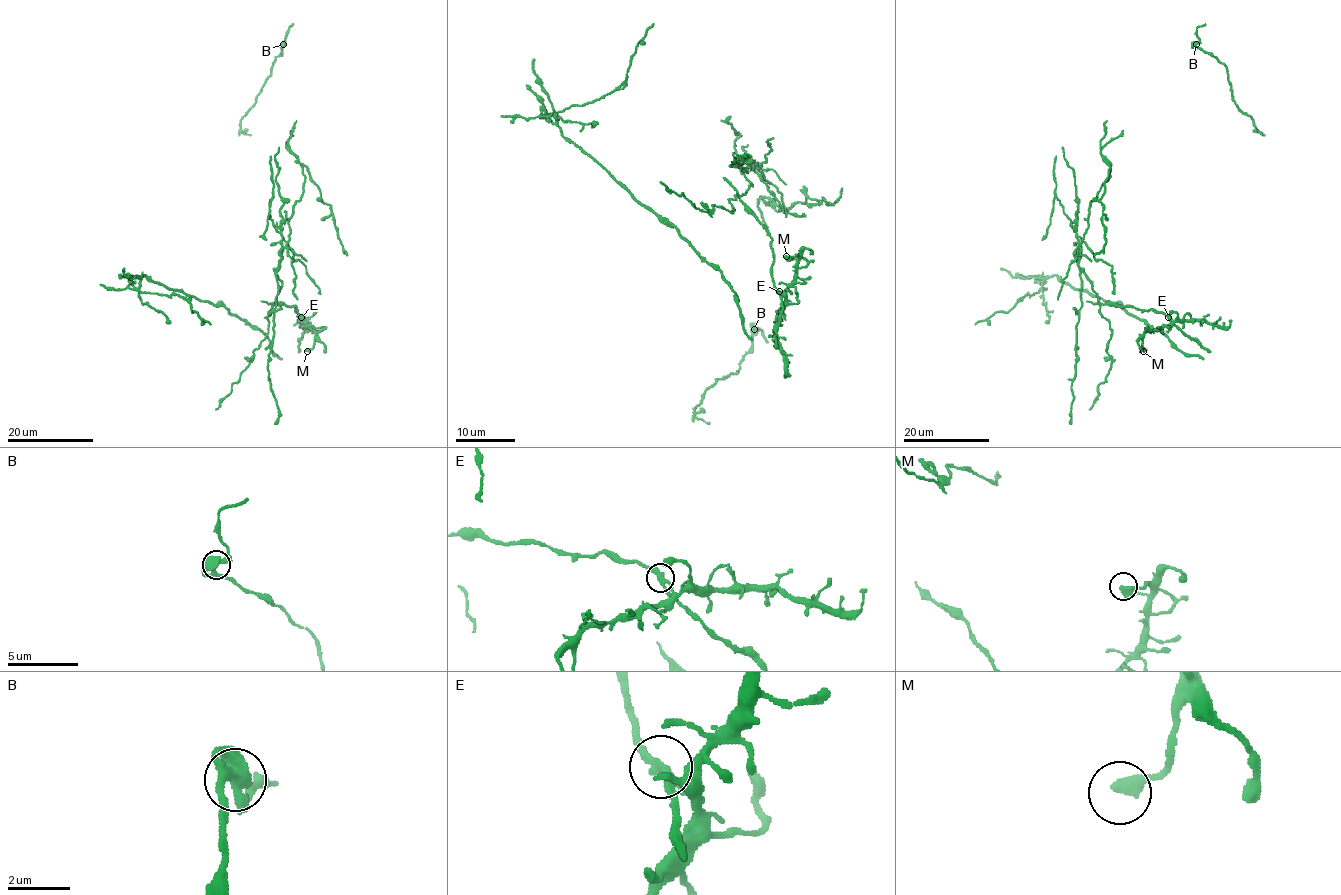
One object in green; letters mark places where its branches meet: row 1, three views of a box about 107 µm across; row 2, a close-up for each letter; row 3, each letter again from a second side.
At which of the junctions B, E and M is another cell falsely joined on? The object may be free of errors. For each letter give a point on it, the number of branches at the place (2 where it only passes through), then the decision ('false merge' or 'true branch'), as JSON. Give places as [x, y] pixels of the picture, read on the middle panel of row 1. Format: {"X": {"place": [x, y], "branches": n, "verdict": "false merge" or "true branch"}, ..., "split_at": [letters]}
{"B": {"place": [754, 329], "branches": 3, "verdict": "true branch"}, "E": {"place": [779, 291], "branches": 3, "verdict": "false merge"}, "M": {"place": [786, 256], "branches": 1, "verdict": "true branch"}, "split_at": ["E"]}

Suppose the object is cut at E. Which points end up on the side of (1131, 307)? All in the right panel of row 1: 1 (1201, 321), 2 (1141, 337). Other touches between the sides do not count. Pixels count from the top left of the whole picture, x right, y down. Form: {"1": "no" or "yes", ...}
{"1": "no", "2": "no"}

